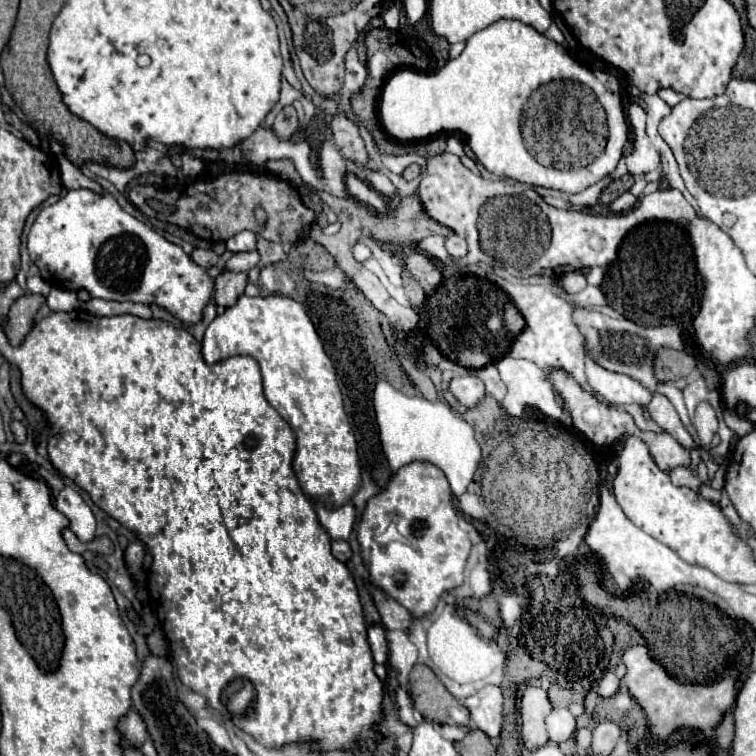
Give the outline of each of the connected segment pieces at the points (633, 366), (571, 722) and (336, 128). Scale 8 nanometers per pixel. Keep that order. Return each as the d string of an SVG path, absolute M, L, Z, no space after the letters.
M573 306L573 320L585 338L585 352L605 370L627 374L641 382L647 390L657 390L657 380L653 378L653 356L659 348L683 348L681 330L677 326L637 326L631 320L615 320L595 310Z
M555 708L547 716L545 724L547 724L549 740L555 742L555 744L569 740L573 736L573 732L575 732L575 718L573 718L571 712L567 712L567 708L559 708L559 710Z
M337 114L331 122L331 130L333 130L333 138L335 138L335 144L341 146L341 152L345 158L353 160L353 162L359 162L359 166L367 166L369 162L369 156L367 156L367 150L365 150L365 144L363 140L359 138L359 130L353 122L349 122L345 118L345 114Z

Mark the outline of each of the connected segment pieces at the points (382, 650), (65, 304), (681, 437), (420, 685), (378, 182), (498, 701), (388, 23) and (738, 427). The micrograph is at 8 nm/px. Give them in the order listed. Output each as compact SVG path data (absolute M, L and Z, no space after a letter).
M369 626L367 630L369 634L369 646L373 652L373 660L377 664L385 664L389 658L389 650L387 650L387 636L385 636L385 628L383 626Z
M53 288L51 294L47 296L47 306L53 312L71 312L71 310L79 308L79 300L77 300L77 294L71 290Z
M653 396L653 400L645 406L651 420L657 422L657 426L661 426L665 432L669 432L683 448L687 448L687 450L695 448L695 440L689 436L689 432L681 424L681 420L675 414L675 408L671 406L671 402L659 400L659 398L663 398L663 396Z
M417 664L409 676L413 706L423 714L425 720L451 726L467 726L467 708L443 686L429 666Z
M371 172L371 178L367 178L367 182L369 182L379 194L383 194L383 196L387 196L387 198L393 198L393 196L395 196L395 188L393 188L393 184L389 182L387 176L383 176L383 174L379 174L379 172Z
M485 686L477 694L465 700L471 712L471 722L475 728L485 732L491 740L497 740L503 724L503 694L499 686Z
M391 6L389 10L385 10L383 12L383 22L385 22L385 28L389 28L389 30L399 30L399 19L400 19L400 11L397 7Z
M725 410L725 422L727 422L727 426L735 432L735 434L739 434L739 436L745 436L745 434L749 434L753 428L755 428L755 424L753 422L747 422L745 418L739 418L737 414L731 414L729 410Z

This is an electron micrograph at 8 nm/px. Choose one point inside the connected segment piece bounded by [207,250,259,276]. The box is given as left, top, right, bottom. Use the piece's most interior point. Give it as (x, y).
(243, 262)

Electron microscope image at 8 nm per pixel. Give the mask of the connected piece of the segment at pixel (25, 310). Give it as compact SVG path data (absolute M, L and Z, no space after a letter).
M37 294L21 296L19 300L15 300L15 304L11 306L11 312L9 312L7 326L5 326L5 334L11 342L11 346L23 344L25 336L33 328L33 318L35 318L37 310L41 308L41 304L45 304L45 298L37 296Z

